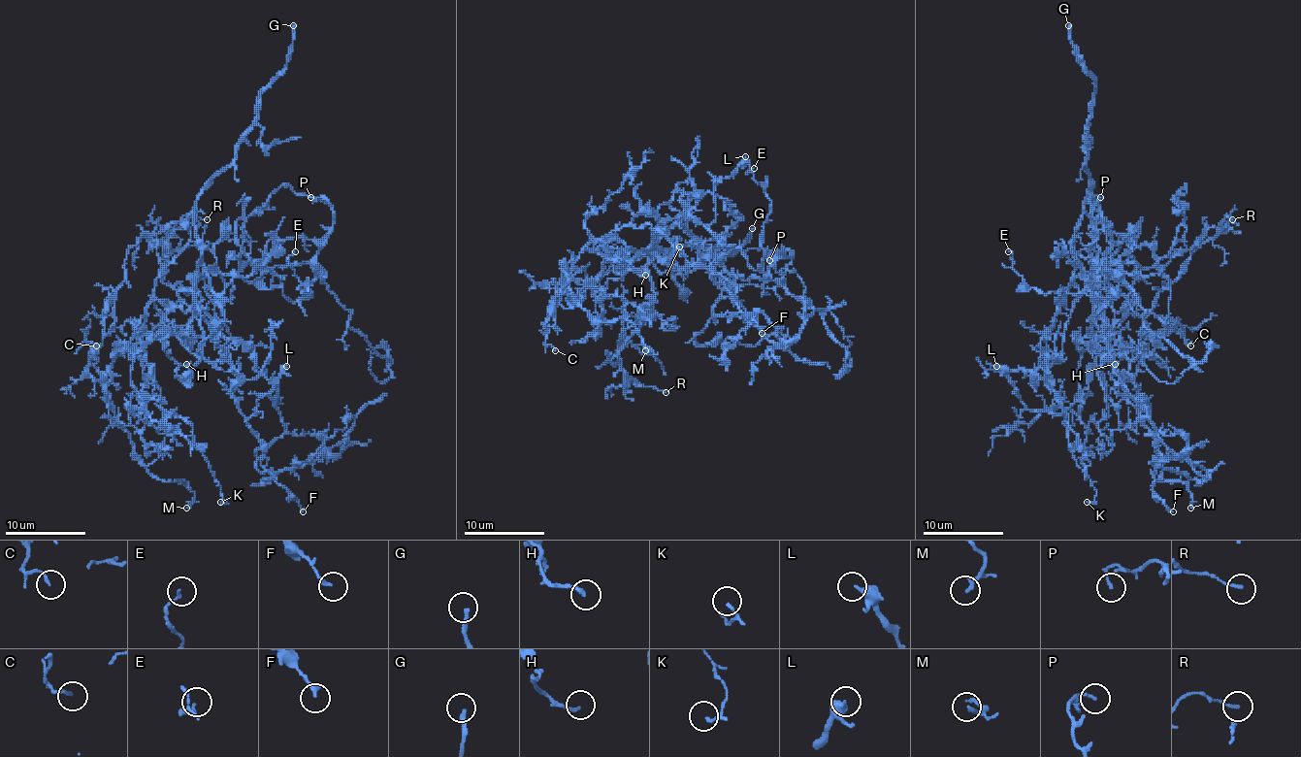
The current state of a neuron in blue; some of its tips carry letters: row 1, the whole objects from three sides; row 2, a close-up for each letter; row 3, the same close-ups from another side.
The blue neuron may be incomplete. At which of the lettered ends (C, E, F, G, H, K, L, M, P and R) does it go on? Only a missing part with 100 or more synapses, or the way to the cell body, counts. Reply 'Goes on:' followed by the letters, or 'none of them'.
Goes on: G

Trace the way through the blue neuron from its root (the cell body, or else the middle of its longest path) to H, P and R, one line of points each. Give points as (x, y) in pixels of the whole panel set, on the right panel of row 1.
H: (1072, 246), (1085, 213), (1094, 231), (1090, 274), (1115, 313), (1113, 327), (1094, 351), (1115, 364)
P: (1072, 246), (1066, 293), (1087, 278), (1109, 302), (1090, 206), (1100, 197)
R: (1072, 246), (1074, 259), (1098, 285), (1147, 315), (1190, 251), (1217, 233), (1226, 213), (1232, 219)

